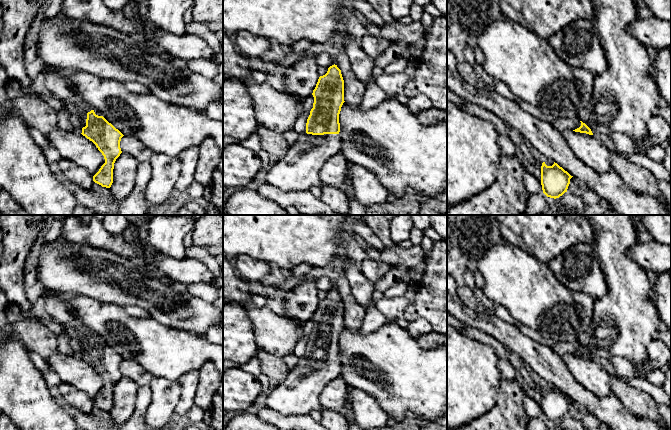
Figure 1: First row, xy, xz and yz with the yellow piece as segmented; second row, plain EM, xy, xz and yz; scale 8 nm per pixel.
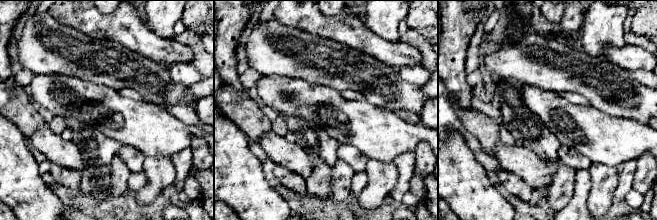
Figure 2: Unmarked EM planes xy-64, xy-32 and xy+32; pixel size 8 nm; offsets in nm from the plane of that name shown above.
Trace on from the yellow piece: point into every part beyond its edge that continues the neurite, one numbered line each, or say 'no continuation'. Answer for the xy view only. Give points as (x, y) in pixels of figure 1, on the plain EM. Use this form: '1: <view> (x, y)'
1: xy (78, 336)

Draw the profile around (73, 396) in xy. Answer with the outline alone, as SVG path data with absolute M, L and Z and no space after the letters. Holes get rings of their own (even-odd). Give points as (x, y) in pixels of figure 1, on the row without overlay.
M64 382L58 386L58 389L64 401L69 405L91 415L94 405L93 400L87 394Z

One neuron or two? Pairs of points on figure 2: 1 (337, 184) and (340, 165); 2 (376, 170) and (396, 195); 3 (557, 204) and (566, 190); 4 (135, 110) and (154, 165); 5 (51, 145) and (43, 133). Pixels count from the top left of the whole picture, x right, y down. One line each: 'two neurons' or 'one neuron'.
1: one neuron
2: two neurons
3: one neuron
4: two neurons
5: one neuron

